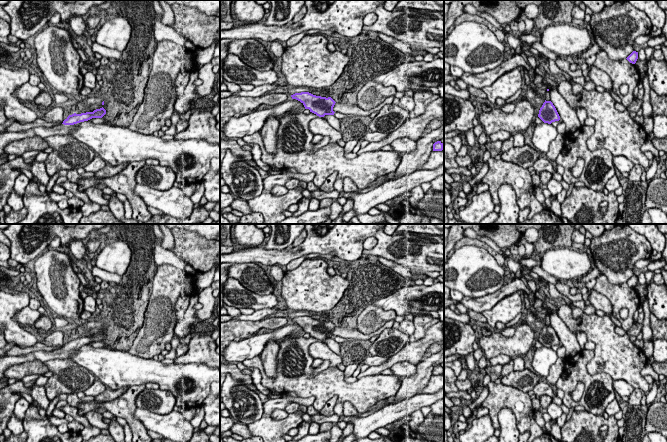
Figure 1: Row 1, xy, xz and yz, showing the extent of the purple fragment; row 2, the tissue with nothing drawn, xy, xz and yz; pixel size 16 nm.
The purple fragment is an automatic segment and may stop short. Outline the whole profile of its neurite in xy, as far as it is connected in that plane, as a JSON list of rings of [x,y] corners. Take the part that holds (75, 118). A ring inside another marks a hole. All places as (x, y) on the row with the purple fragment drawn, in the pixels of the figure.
[[[102,107],[96,109],[93,112],[86,112],[81,114],[69,115],[62,124],[53,127],[39,126],[36,128],[29,129],[24,132],[5,132],[0,135],[0,155],[4,154],[5,147],[17,140],[22,140],[28,137],[40,136],[46,138],[54,135],[70,135],[75,131],[77,123],[88,121],[92,118],[102,118],[106,114],[106,110]]]

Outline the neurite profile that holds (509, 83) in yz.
[[[519,68],[504,73],[491,86],[483,87],[487,99],[494,107],[497,106],[496,99],[501,98],[507,100],[513,96],[522,86],[522,75]]]

